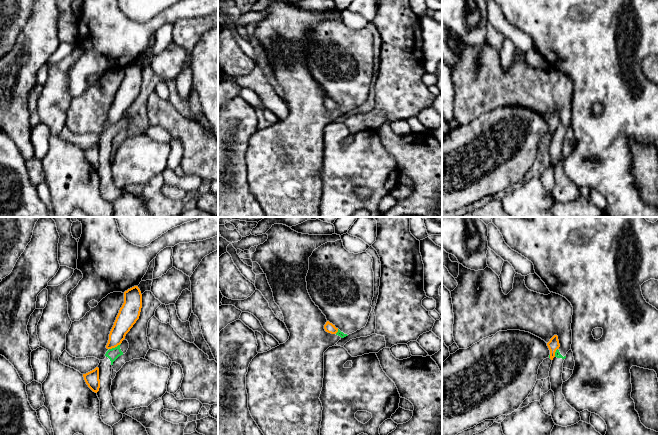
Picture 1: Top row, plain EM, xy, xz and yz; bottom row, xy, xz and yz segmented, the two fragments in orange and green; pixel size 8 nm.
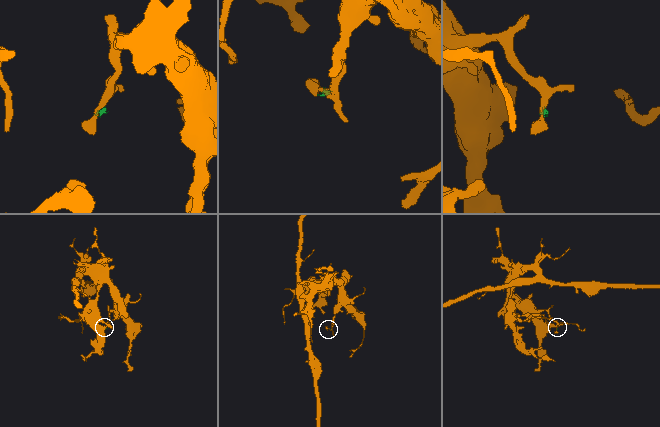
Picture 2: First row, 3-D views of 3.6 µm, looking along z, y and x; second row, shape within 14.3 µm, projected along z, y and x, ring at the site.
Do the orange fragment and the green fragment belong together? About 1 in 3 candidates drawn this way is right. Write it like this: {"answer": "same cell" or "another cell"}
{"answer": "another cell"}

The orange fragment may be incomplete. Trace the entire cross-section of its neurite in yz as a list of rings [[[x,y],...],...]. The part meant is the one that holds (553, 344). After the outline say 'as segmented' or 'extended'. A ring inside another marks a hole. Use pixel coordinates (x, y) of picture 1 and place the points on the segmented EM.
[[[554,335],[547,343],[547,346],[550,350],[550,359],[553,360],[553,358],[555,357],[556,350],[560,347],[558,336]]] | as segmented

